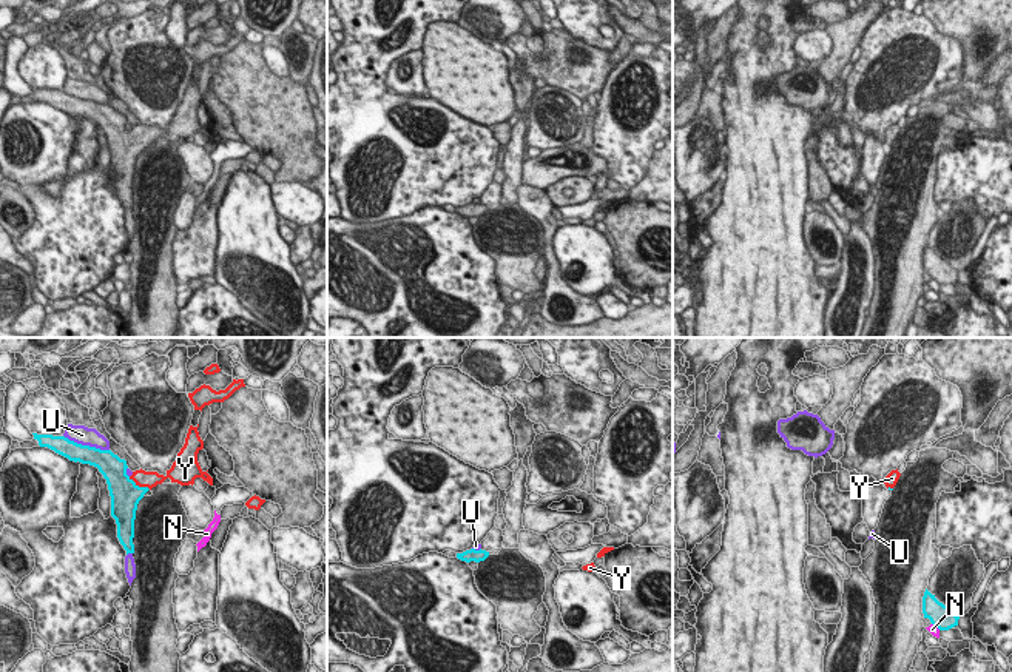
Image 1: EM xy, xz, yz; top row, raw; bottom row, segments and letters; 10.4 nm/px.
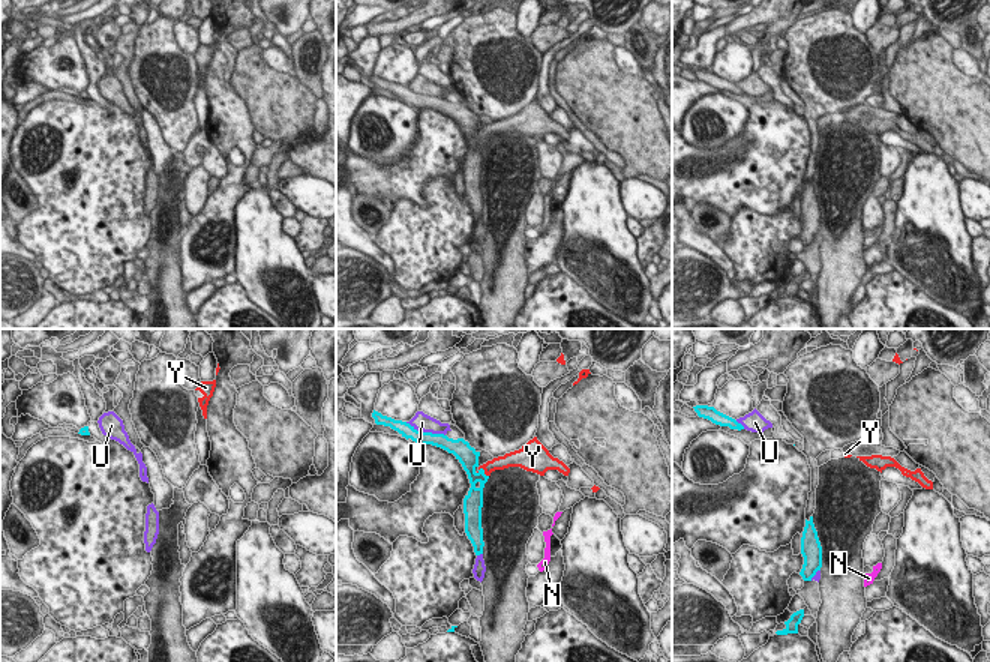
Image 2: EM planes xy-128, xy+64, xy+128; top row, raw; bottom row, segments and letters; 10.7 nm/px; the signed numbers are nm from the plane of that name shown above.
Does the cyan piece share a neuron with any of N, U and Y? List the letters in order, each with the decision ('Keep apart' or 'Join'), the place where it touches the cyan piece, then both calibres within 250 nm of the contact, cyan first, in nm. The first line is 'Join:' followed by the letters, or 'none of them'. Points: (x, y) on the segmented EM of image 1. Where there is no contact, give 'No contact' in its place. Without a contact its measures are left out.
Join: Y
N: Keep apart. Touches cyan at yz (937, 626). Thickness 240 nm (cyan) against 90 nm
U: Keep apart. Touches cyan at xy (87, 446). Thickness 220 nm (cyan) against 190 nm
Y: Join. Touches cyan at xy (138, 486). Thickness 320 nm (cyan) against 170 nm

